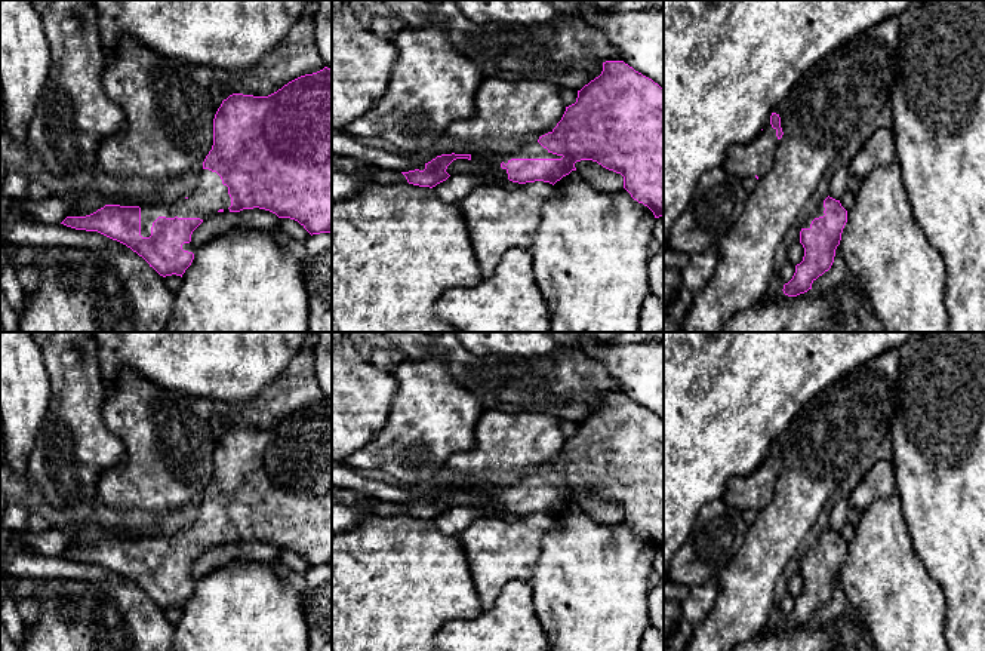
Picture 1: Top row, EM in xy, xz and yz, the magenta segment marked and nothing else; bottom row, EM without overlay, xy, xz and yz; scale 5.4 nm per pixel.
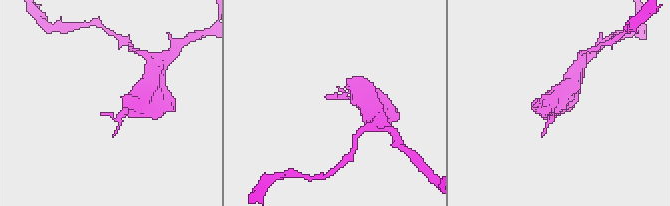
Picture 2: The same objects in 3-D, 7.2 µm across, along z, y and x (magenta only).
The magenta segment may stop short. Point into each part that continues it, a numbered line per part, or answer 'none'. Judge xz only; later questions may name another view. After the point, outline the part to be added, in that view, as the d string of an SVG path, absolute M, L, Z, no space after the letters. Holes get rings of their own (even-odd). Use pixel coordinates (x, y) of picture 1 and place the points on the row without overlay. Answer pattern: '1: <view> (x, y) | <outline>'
1: xz (535, 482) | M539 475L527 476L523 480L508 485L508 486L493 486L493 485L474 485L471 486L471 492L480 498L492 498L493 504L478 504L475 506L486 516L492 516L493 513L505 513L508 512L507 501L501 500L501 495L505 497L511 491L561 491L563 488L557 488L544 480Z

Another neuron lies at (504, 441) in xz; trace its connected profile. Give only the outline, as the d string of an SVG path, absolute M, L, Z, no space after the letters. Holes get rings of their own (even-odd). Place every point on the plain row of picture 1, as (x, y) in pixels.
M483 411L475 426L475 446L455 452L446 467L458 475L483 470L512 472L552 464L566 437L560 418L536 412Z

